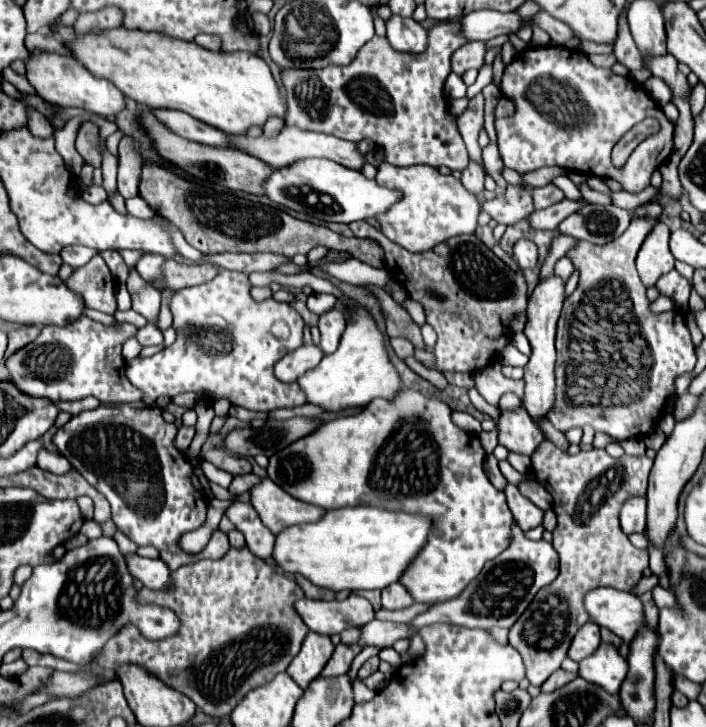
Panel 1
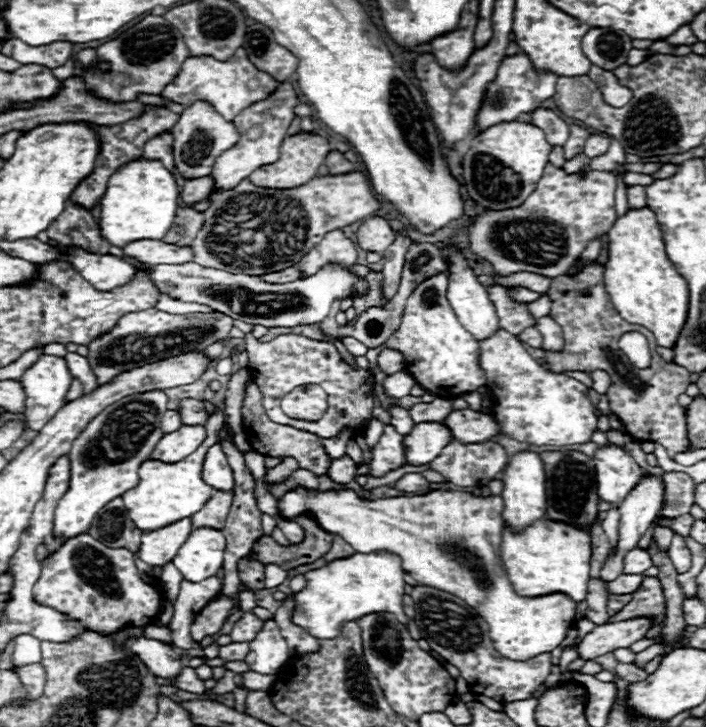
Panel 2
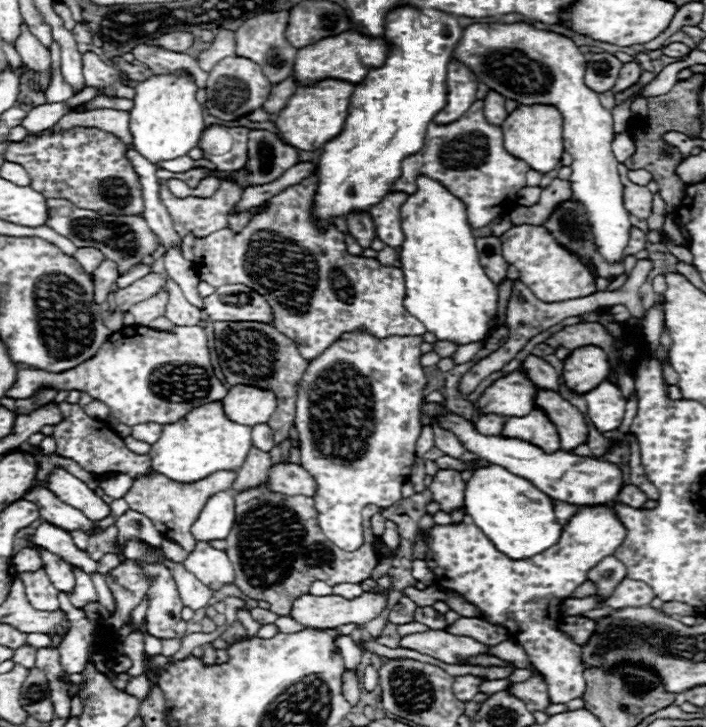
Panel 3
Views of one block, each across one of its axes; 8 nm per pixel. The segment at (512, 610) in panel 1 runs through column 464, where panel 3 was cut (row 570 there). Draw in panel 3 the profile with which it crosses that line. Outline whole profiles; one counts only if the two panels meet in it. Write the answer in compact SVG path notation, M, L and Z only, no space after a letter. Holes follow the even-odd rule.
M614 556L602 558L594 568L588 570L588 580L596 586L596 596L602 598L608 598L624 578L626 566Z

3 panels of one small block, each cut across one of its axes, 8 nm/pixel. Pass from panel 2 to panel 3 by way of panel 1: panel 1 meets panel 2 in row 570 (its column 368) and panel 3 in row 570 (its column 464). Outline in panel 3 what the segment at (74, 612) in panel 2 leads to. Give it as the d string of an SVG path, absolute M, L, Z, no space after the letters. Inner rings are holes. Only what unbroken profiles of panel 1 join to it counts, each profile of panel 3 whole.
M144 564L144 568L150 576L156 578L148 590L150 596L150 608L146 610L148 632L156 638L186 636L186 622L180 618L184 604L170 572L162 568L162 564L156 566ZM44 570L26 572L26 576L20 576L20 578L26 584L28 602L36 610L46 610L46 612L58 610L58 590L46 578L46 572Z

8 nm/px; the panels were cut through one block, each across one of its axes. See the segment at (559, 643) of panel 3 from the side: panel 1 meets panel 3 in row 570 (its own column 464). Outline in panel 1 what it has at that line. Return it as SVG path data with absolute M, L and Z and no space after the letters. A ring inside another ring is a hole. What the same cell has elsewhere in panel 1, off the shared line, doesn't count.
M402 390L392 402L382 398L372 400L360 414L326 422L314 434L274 454L268 464L268 478L290 496L324 510L370 504L384 510L432 516L432 534L424 550L420 550L412 566L402 574L400 584L412 594L414 602L444 602L456 598L480 574L488 560L508 548L514 516L504 492L496 490L484 472L486 452L482 444L474 444L472 434L456 428L450 414L452 410L444 402L426 398L414 390Z

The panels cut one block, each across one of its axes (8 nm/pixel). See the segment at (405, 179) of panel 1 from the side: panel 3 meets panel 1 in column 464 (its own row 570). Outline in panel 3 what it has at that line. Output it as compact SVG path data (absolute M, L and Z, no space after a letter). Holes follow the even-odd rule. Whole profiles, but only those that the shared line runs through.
M198 542L184 564L190 568L190 572L194 572L194 576L198 576L198 580L210 586L216 582L228 584L234 580L234 568L228 560L228 554L212 548L208 542Z

